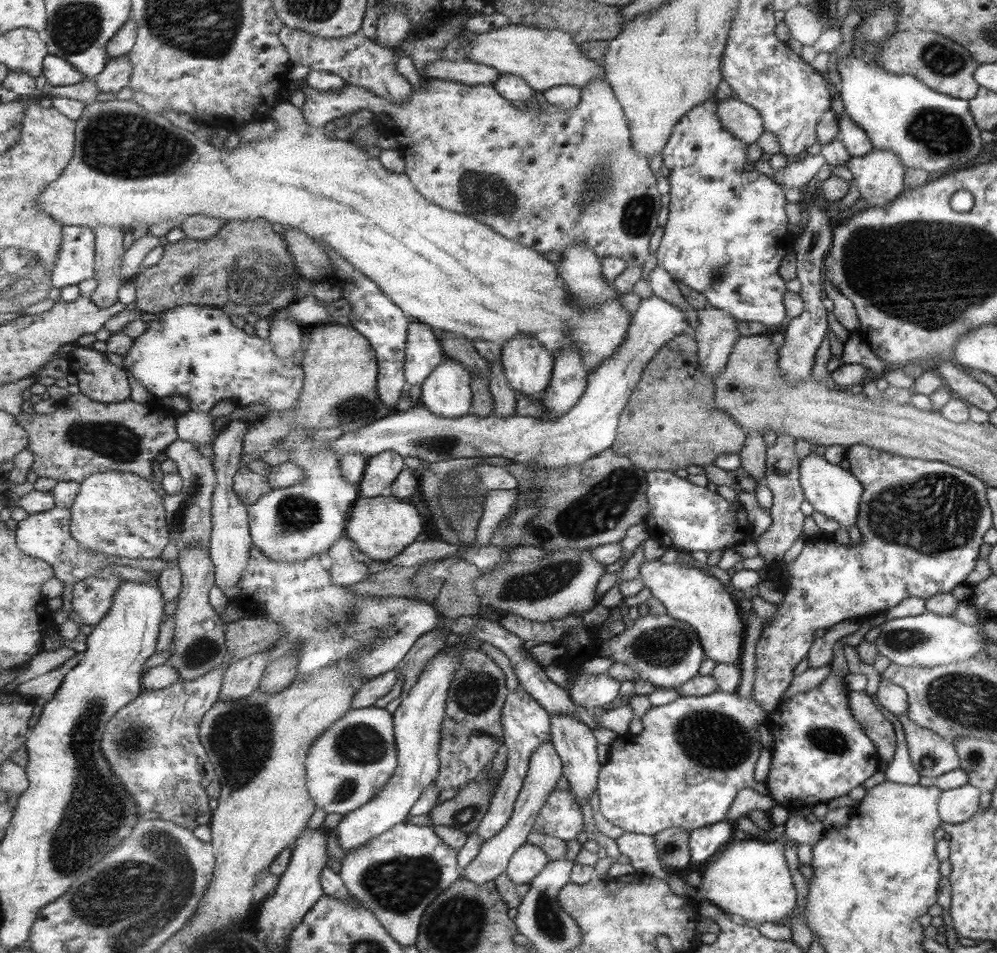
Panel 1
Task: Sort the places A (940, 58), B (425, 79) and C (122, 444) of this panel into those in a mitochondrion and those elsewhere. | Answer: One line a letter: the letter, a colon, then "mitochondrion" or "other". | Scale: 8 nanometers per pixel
A: mitochondrion
B: other
C: mitochondrion

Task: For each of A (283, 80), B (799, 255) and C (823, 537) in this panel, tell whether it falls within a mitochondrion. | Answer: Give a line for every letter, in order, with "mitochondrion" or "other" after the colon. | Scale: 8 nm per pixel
A: other
B: other
C: other

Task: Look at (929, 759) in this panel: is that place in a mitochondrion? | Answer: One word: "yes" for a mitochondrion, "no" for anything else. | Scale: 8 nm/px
yes

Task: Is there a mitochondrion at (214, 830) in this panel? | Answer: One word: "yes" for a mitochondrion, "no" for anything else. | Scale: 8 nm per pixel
no

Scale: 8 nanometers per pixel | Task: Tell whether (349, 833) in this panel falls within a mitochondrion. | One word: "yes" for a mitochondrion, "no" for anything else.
no

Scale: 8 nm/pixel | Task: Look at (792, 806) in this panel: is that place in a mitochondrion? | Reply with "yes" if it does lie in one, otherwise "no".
no

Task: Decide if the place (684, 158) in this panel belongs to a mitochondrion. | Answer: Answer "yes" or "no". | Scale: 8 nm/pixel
no

